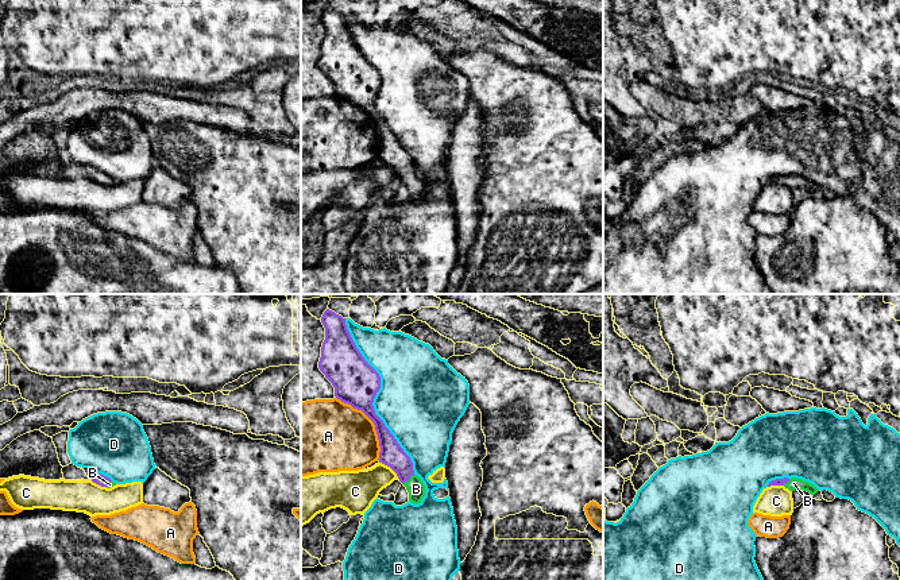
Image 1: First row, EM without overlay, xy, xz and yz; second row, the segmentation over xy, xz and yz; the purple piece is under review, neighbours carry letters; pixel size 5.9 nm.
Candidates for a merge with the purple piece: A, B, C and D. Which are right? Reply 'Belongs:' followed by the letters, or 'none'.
Belongs: B

